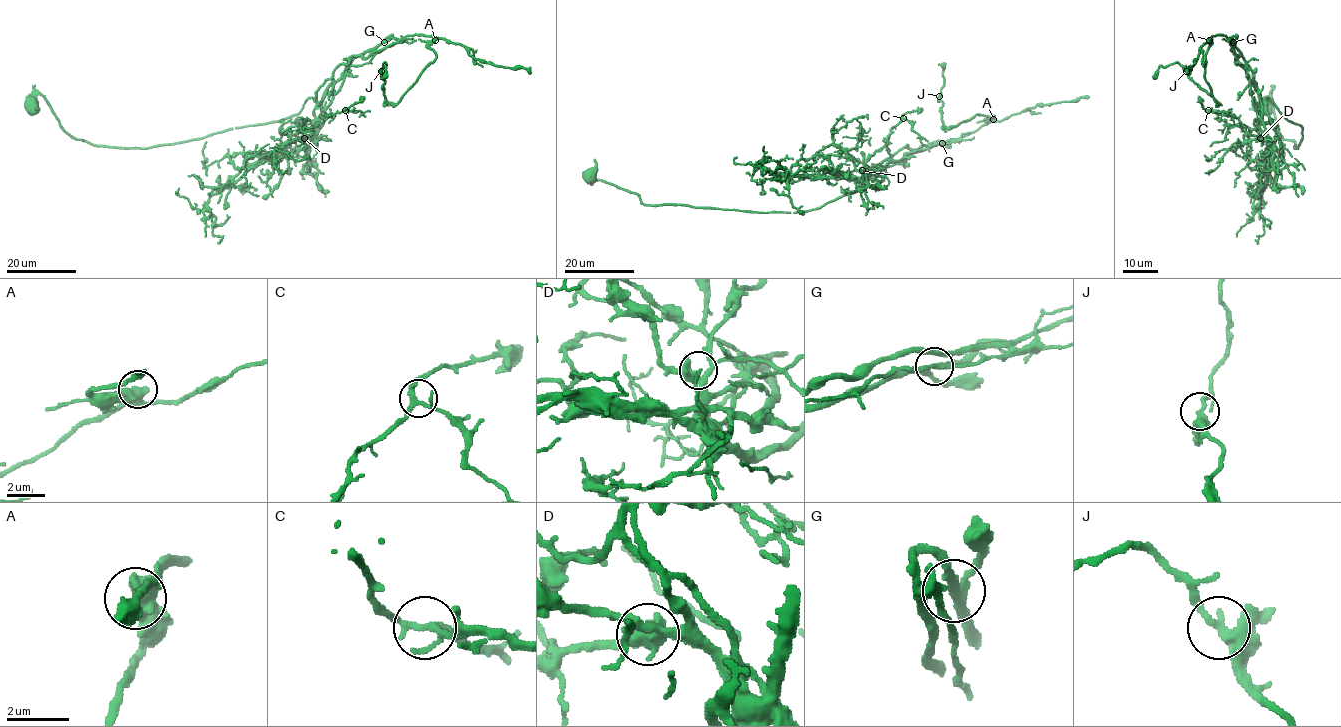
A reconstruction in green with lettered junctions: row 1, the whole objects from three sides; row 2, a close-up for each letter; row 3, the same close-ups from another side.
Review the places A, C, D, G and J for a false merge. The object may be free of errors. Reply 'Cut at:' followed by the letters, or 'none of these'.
Cut at: none of these

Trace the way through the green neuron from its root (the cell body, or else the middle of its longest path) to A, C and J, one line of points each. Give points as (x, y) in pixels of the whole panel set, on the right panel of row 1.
A: (1263, 106), (1270, 94), (1279, 133), (1297, 148), (1302, 127), (1261, 99), (1225, 36), (1209, 40)
C: (1263, 106), (1270, 94), (1279, 133), (1297, 148), (1302, 127), (1268, 98), (1273, 143), (1208, 110)
J: (1263, 106), (1270, 94), (1297, 148), (1302, 127), (1261, 99), (1225, 36), (1205, 56), (1216, 104), (1186, 71)

